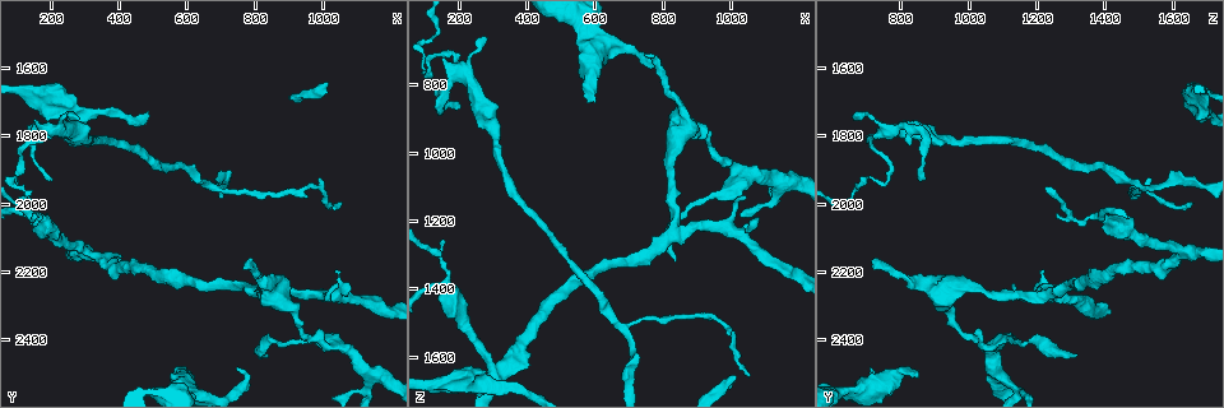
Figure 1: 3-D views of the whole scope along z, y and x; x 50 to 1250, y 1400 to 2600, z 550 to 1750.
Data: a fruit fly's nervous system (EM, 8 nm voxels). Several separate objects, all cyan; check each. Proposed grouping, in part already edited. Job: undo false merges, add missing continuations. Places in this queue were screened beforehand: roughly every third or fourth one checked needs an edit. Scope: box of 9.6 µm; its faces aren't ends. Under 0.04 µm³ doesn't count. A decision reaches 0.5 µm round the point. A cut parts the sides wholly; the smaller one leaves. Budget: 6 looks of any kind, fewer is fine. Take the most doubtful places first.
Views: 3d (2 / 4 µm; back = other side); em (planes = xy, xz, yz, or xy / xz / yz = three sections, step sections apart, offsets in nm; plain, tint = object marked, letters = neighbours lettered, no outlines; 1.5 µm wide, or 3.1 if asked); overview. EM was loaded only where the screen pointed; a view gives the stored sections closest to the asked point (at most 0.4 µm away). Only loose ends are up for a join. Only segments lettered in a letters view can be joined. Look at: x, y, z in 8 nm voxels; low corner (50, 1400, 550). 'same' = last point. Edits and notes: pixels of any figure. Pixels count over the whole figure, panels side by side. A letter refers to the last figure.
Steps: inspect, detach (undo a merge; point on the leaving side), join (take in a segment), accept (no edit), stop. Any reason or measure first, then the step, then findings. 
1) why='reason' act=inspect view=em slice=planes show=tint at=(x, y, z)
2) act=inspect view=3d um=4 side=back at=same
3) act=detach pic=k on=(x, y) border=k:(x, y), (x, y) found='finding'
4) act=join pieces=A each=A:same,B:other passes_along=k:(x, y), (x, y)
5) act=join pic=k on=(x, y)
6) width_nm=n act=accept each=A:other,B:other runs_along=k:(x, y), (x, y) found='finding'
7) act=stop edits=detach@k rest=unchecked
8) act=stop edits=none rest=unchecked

why='branch stops here' act=inspect view=3d um=4 side=back at=(780, 2160, 710)

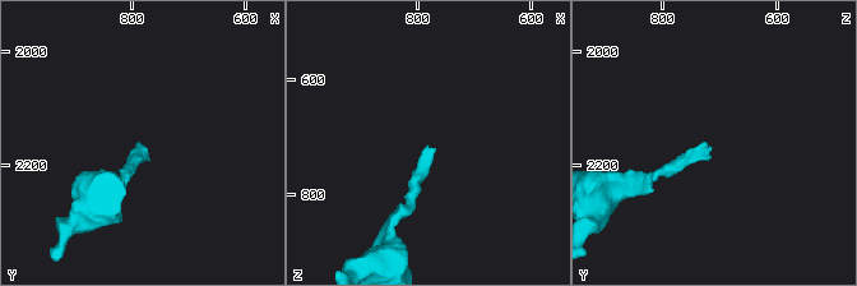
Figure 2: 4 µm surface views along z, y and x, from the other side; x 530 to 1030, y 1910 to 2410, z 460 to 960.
why='need the tissue' act=inspect view=em slice=yz step=4 show=letters at=(780, 2165, 720)

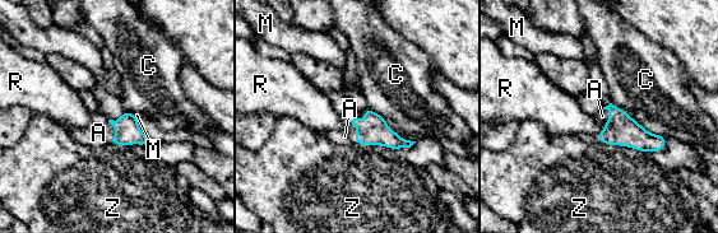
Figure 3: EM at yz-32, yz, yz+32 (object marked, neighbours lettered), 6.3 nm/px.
why='cut it another way' act=inspect view=em slice=planes show=letters at=same

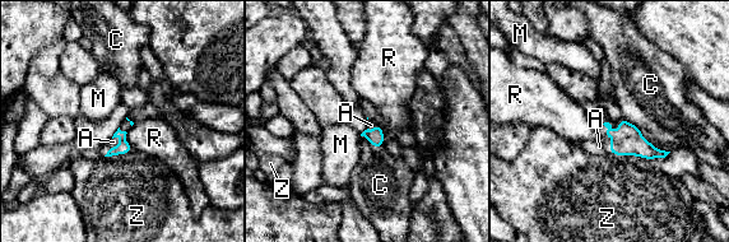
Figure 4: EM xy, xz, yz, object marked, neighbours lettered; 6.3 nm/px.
act=join pieces=A each=A:same,C:other,M:other,R:other,Z:other passes_along=4:(628, 140), (608, 136), (599, 147) found='it goes on there'

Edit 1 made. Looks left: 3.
act=inspect view=overview

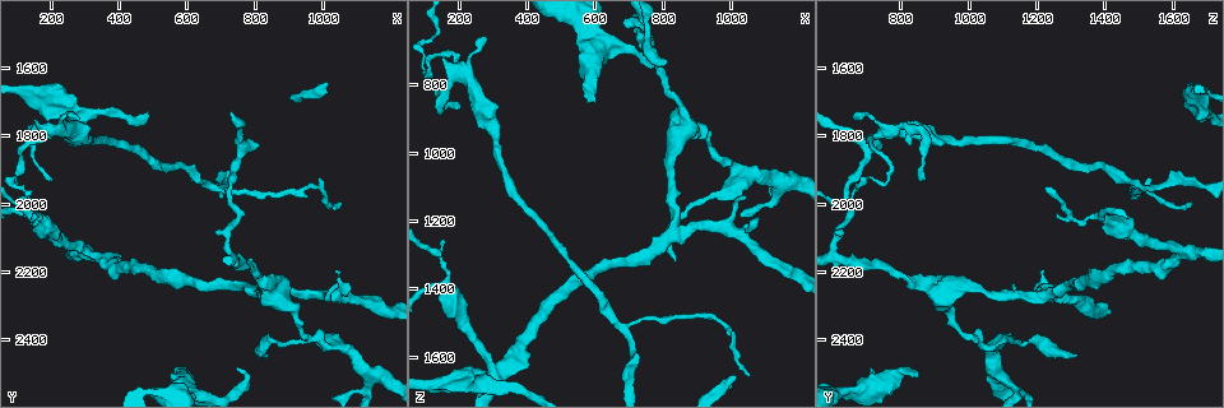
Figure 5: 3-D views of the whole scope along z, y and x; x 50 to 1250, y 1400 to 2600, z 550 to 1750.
why='an open end' act=inspect view=em slice=yz step=4 show=letters at=(590, 2510, 850)

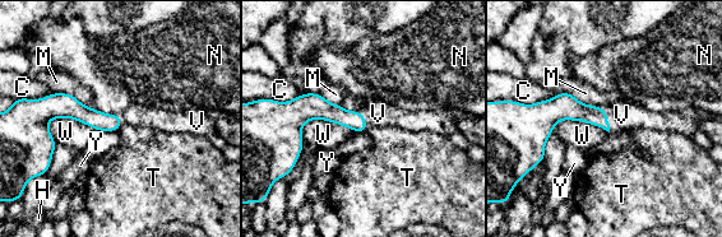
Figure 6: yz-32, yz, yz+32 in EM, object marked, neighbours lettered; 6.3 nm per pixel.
act=join pieces=V each=C:other,H:other,M:other,N:other,T:other,V:same,W:other,Y:other passes_along=6:(567, 107), (605, 114), (621, 115) found='the neuron continues'

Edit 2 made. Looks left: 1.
act=stop edits=join@4,join@6 rest=unchecked

